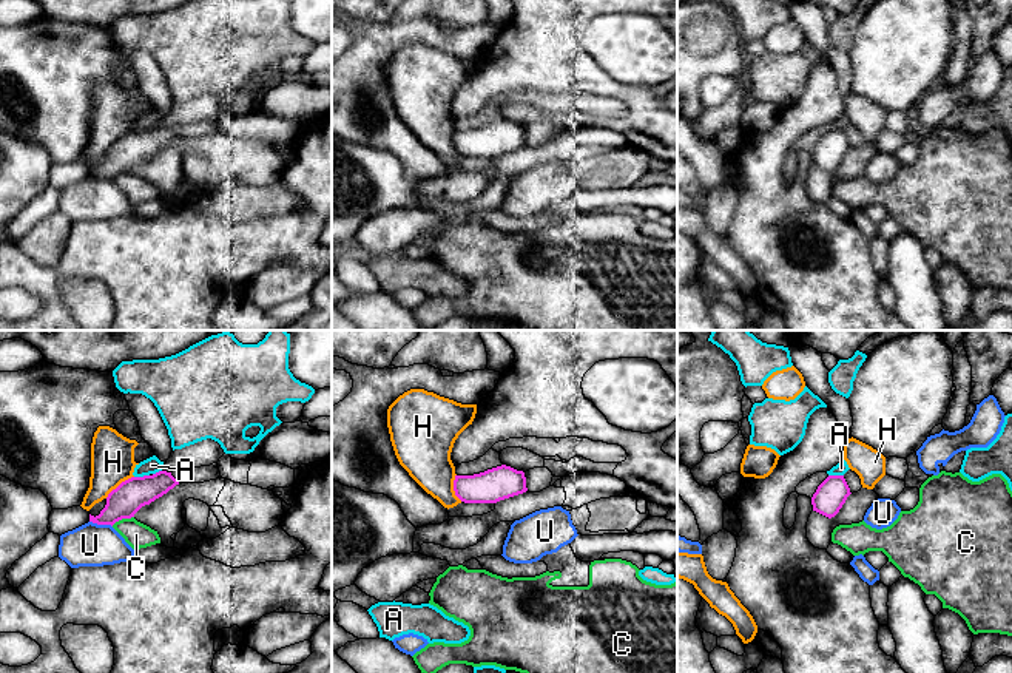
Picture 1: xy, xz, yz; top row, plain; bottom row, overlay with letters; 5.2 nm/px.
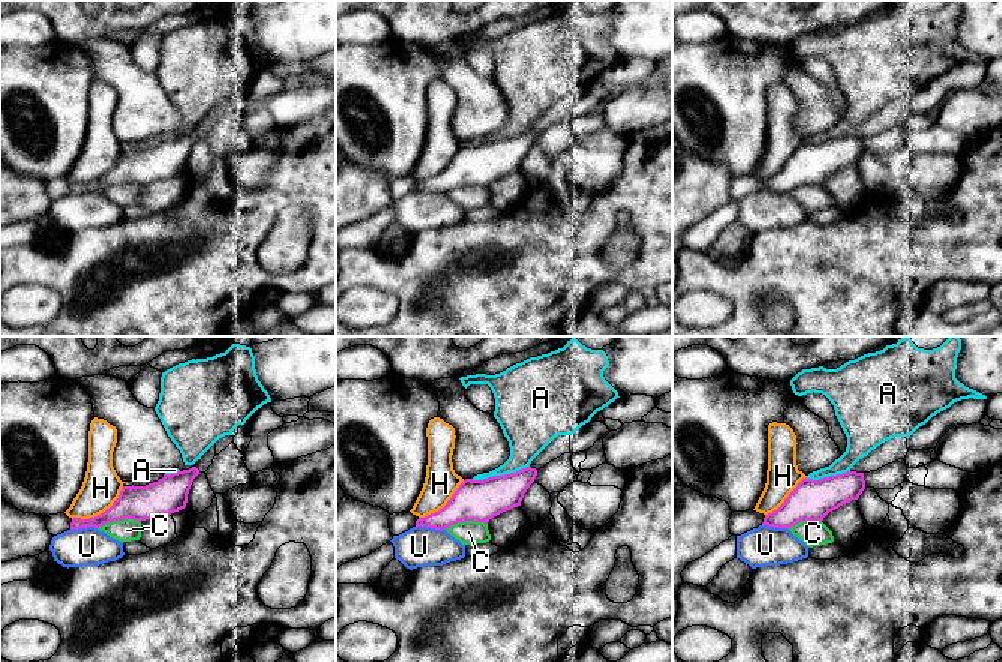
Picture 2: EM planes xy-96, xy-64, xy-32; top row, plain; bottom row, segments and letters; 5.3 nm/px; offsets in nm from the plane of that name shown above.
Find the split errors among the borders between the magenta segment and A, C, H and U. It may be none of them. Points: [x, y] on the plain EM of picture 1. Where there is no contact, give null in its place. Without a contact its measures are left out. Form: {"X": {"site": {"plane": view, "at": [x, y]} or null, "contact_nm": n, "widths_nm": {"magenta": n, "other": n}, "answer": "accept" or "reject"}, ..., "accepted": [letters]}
{"A": {"site": {"plane": "xy", "at": [141, 131]}, "contact_nm": 80, "widths_nm": {"magenta": 170, "other": 90}, "answer": "reject"}, "C": {"site": {"plane": "xy", "at": [122, 172]}, "contact_nm": 130, "widths_nm": {"magenta": 170, "other": 140}, "answer": "reject"}, "H": {"site": {"plane": "xy", "at": [121, 138]}, "contact_nm": 190, "widths_nm": {"magenta": 170, "other": 220}, "answer": "reject"}, "U": {"site": {"plane": "xy", "at": [101, 178]}, "contact_nm": 120, "widths_nm": {"magenta": 170, "other": 220}, "answer": "reject"}, "accepted": []}

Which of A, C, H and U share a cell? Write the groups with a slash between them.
A / C / H / U

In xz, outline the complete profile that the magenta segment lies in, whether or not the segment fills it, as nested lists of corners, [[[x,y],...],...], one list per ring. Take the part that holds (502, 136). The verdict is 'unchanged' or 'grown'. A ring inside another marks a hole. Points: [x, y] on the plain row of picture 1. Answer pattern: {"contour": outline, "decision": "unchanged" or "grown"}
{"contour": [[[501,119],[474,130],[455,130],[454,145],[464,157],[497,157],[528,142],[523,125]]], "decision": "unchanged"}

